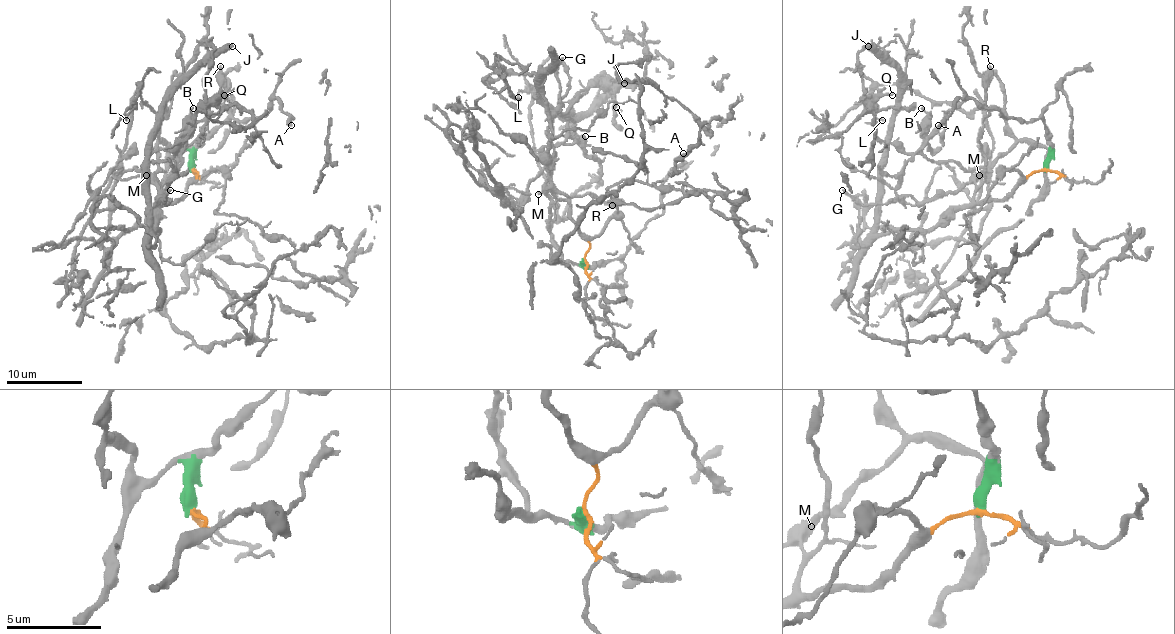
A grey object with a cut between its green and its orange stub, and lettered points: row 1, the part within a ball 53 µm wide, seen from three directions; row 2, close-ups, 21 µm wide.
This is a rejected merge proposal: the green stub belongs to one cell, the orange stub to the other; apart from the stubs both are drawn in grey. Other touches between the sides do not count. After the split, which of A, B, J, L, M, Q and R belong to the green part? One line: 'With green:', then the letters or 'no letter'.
With green: A, L

